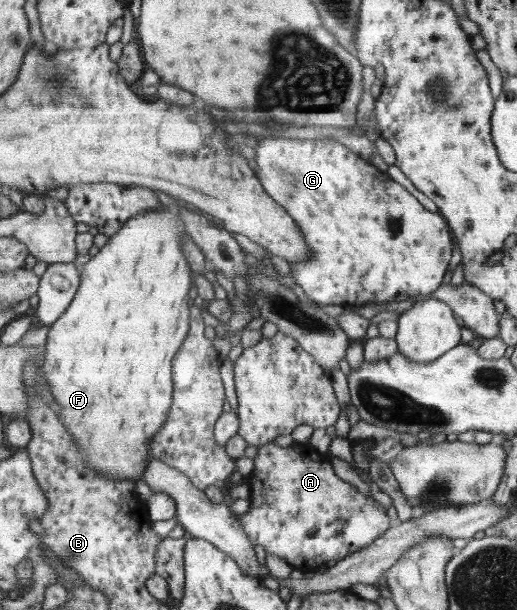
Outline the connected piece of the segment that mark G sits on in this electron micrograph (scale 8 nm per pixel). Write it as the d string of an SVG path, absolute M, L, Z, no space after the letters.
M262 137L256 147L256 160L258 165L258 177L264 184L268 194L275 200L285 206L285 209L292 214L293 219L300 226L304 233L305 241L312 249L312 258L302 262L293 262L293 275L291 278L299 284L306 292L310 300L317 304L336 305L337 307L355 306L363 310L371 304L393 302L395 297L407 295L409 299L432 297L442 286L443 277L447 275L449 263L453 257L453 233L447 225L448 221L439 212L432 213L427 211L415 195L411 195L403 185L389 178L387 172L379 170L370 162L365 161L360 154L348 151L344 143L339 143L332 138L322 139L287 139L287 137Z

